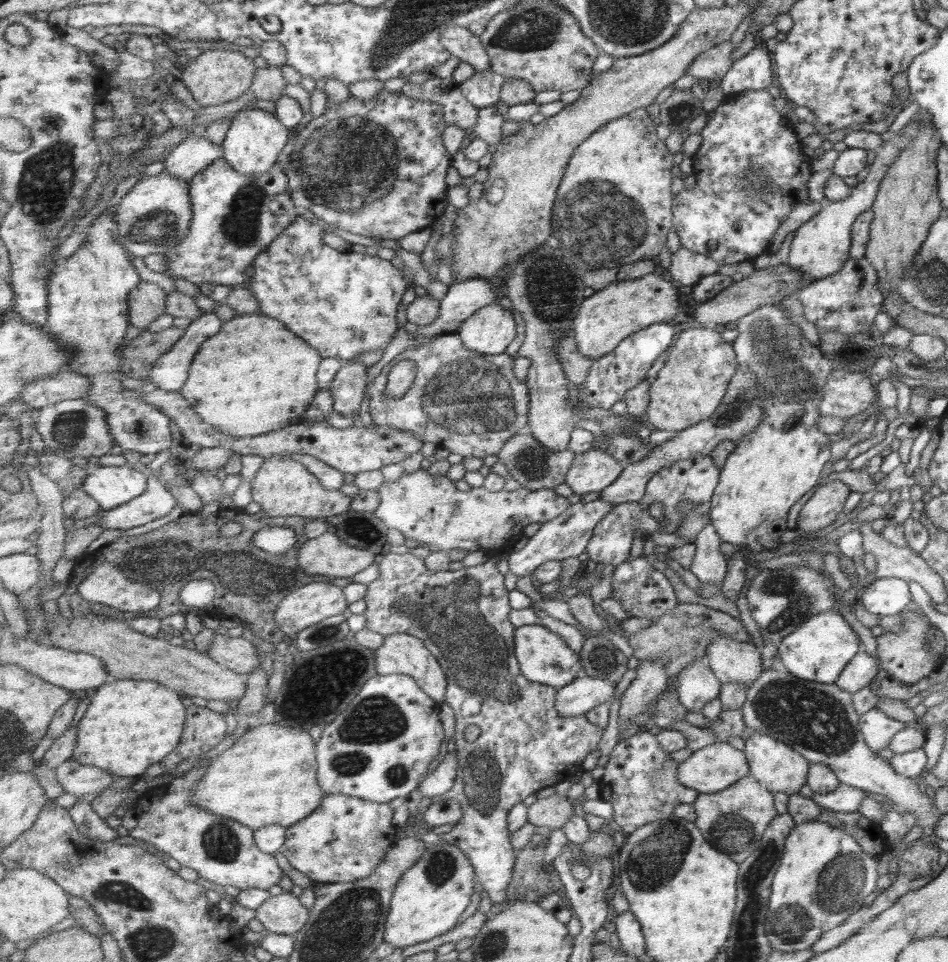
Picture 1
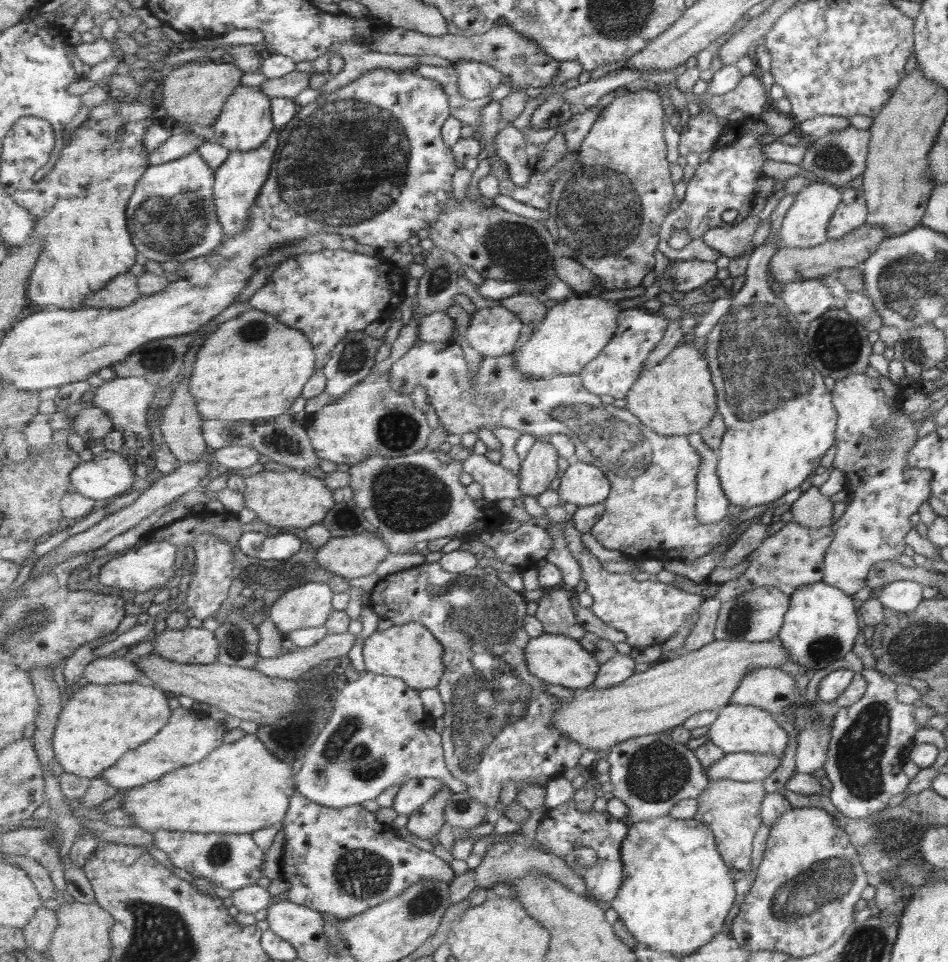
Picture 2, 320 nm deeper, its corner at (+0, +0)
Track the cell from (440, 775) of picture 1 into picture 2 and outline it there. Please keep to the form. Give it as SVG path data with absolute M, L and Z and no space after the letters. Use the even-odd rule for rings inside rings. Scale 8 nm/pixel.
M416 778L400 786L392 808L398 814L409 816L412 812L421 809L429 800L433 800L437 792L441 792L443 788L447 788L447 785L439 778Z

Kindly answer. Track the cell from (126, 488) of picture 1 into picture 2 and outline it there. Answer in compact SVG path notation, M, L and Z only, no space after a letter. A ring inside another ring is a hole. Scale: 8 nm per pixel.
M103 451L76 466L70 477L73 489L83 496L107 500L131 491L135 484L134 462L121 453Z

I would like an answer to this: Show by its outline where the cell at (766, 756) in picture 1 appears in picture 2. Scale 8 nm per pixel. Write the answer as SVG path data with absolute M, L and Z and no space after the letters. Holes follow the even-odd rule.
M725 705L717 713L717 718L709 726L708 739L723 753L759 752L773 758L783 758L787 746L788 735L773 719L773 715L765 709L754 706Z

